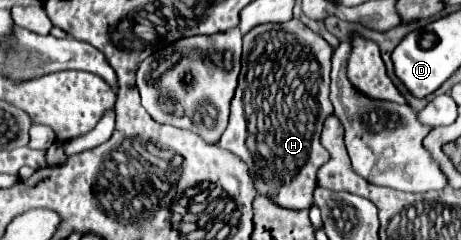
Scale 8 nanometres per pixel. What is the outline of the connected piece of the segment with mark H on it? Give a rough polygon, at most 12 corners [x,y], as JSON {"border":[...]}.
{"border":[[298,19],[242,37],[218,145],[310,209],[332,47]]}

